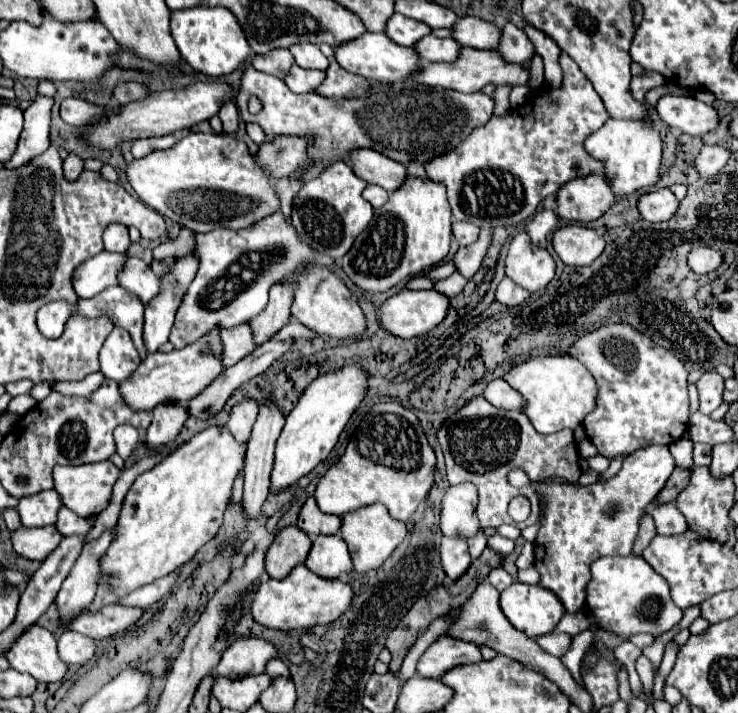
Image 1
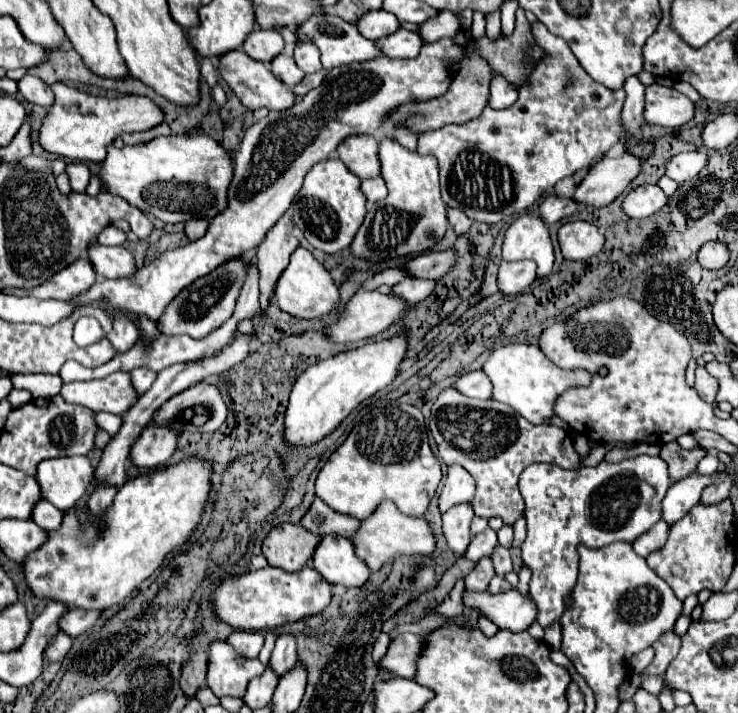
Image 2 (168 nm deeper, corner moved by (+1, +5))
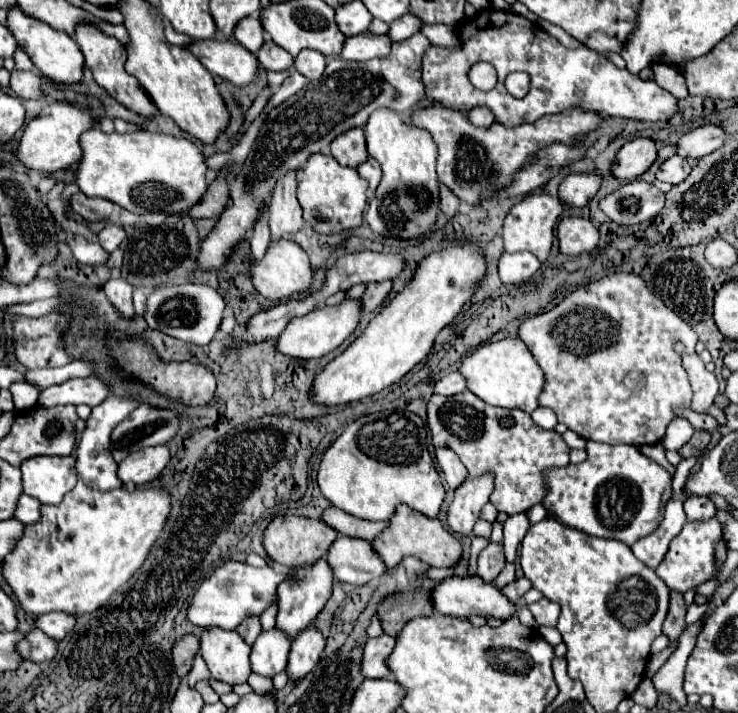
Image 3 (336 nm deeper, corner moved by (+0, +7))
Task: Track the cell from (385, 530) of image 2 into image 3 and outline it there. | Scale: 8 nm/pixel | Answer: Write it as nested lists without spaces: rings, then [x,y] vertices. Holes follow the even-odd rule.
[[[407,505],[397,507],[395,517],[389,519],[389,527],[385,529],[385,533],[381,533],[381,537],[377,537],[377,541],[373,541],[373,547],[381,555],[381,559],[385,561],[387,567],[399,565],[403,555],[413,555],[413,557],[421,559],[423,563],[427,563],[431,567],[449,569],[449,567],[457,567],[457,563],[459,563],[459,559],[463,555],[461,541],[453,533],[443,529],[439,519],[425,517],[423,513],[413,511]]]

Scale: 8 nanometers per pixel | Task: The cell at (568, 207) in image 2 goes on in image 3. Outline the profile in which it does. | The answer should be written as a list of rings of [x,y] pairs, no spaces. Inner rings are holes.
[[[569,173],[559,185],[559,199],[569,207],[585,207],[601,187],[601,173]]]

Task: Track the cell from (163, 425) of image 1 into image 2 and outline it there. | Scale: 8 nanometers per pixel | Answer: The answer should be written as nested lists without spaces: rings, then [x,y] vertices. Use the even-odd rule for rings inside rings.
[[[148,425],[130,451],[132,463],[144,469],[156,469],[164,465],[176,451],[176,439],[178,431],[164,425]]]

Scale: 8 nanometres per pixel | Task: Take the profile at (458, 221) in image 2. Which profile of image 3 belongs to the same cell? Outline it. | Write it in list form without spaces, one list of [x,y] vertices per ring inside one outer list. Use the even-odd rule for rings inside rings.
[[[445,185],[439,187],[439,207],[447,217],[453,217],[459,213],[459,203],[461,201]]]

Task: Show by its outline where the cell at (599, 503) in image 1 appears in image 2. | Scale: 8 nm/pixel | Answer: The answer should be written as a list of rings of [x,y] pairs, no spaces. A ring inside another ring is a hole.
[[[636,455],[620,463],[598,463],[596,467],[580,467],[578,471],[566,471],[556,465],[530,465],[520,475],[520,493],[526,501],[526,521],[528,535],[522,543],[522,559],[532,569],[530,579],[530,597],[538,607],[538,623],[542,627],[560,619],[566,611],[572,587],[578,579],[578,547],[586,545],[588,549],[598,549],[614,541],[634,543],[642,533],[646,533],[660,519],[660,499],[666,495],[672,485],[668,477],[668,465],[660,457]]]

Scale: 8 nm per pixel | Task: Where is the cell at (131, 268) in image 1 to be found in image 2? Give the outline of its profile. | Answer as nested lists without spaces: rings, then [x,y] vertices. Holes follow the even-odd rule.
[[[92,243],[88,259],[92,259],[92,267],[96,267],[100,279],[128,279],[138,271],[134,255],[124,247],[104,247],[100,243]]]

